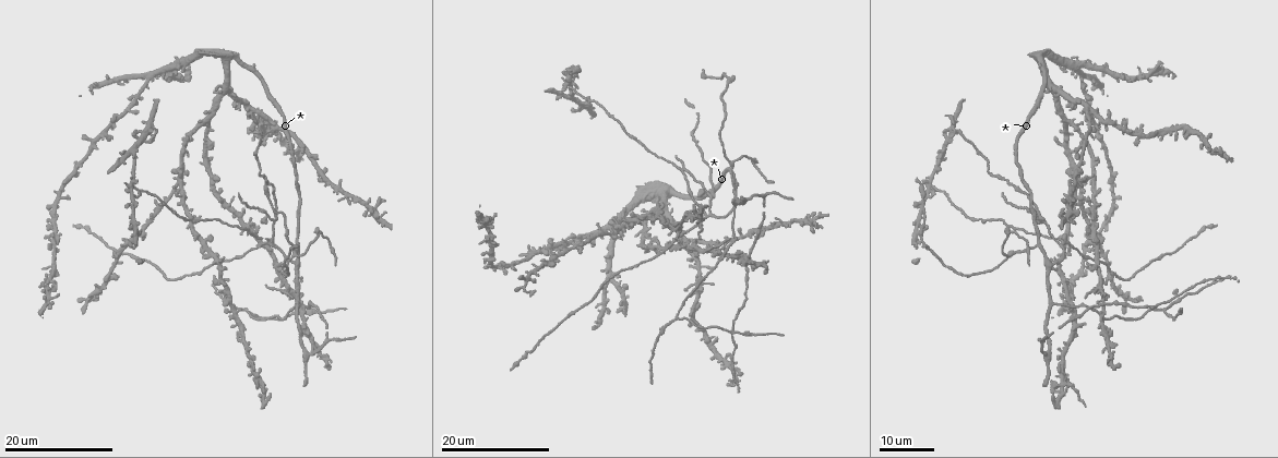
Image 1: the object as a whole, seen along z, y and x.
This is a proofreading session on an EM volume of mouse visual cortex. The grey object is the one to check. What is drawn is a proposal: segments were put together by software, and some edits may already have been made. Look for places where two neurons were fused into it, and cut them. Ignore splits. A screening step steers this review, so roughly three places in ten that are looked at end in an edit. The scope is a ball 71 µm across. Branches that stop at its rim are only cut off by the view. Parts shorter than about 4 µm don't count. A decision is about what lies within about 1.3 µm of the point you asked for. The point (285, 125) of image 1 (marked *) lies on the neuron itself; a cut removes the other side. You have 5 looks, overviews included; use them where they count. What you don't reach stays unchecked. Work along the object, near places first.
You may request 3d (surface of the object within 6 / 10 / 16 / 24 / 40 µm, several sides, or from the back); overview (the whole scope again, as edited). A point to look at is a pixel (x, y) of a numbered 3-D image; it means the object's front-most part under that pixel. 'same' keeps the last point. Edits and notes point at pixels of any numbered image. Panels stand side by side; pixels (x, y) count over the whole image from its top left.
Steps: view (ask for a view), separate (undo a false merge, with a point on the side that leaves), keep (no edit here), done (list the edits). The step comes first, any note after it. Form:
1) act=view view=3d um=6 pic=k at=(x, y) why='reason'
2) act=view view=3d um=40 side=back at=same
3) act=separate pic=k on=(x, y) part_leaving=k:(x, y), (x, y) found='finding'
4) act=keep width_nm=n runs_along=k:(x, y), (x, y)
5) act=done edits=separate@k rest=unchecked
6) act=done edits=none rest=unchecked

act=view view=3d um=24 pic=1 at=(1010, 257) why='branch point'

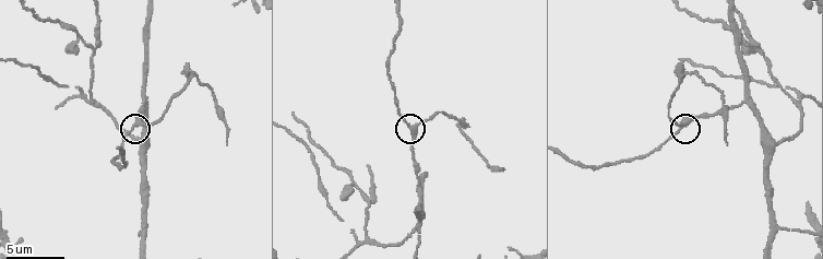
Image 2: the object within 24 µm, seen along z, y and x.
act=view view=3d um=10 pic=2 at=(139, 121) why='zoom in'

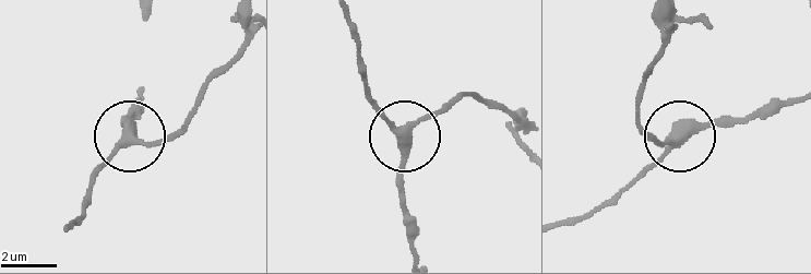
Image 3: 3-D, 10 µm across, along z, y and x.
act=keep side_arm_um=17 runs_along=3:(416, 254), (403, 198), (403, 141), (456, 102) found='all the same neuron'

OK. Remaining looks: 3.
act=view view=3d um=24 pic=1 at=(285, 291) why='thick turns thin'

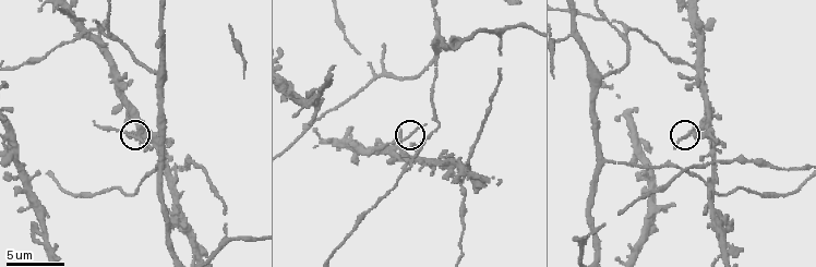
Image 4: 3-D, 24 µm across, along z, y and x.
act=view view=3d um=10 pic=4 at=(134, 137)

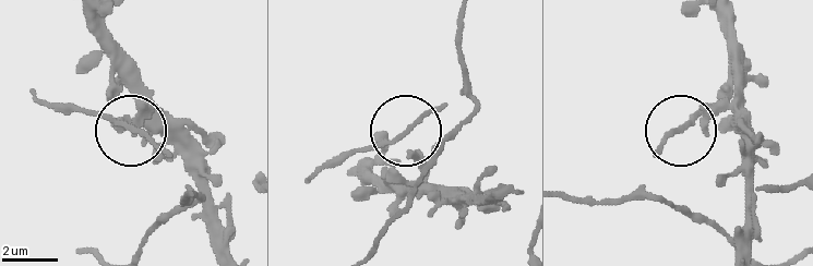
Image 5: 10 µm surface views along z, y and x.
act=keep runs_along=5:(84, 14), (145, 106), (131, 127), (76, 106) found='all the same neuron'

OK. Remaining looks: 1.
act=view view=3d um=10 pic=4 at=(465, 39)

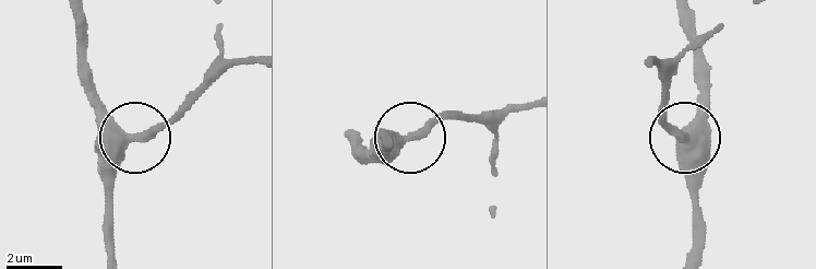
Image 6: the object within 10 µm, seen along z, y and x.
act=keep runs_along=6:(76, 19), (81, 83), (130, 139), (103, 221) found='all the same neuron'

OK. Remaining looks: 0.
act=done edits=none rest=unchecked

